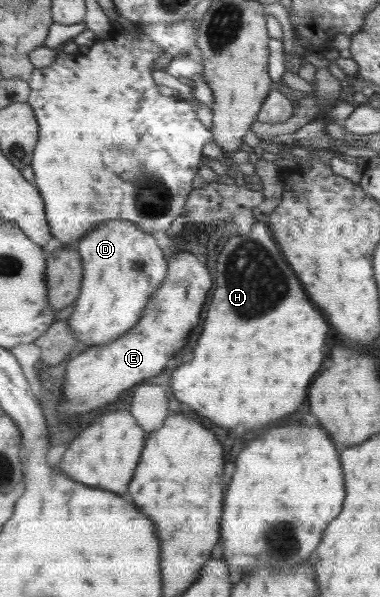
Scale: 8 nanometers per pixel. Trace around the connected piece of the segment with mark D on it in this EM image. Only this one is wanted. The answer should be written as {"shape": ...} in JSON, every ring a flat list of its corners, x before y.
{"shape":[[110,219,101,223,76,243,84,261,82,293,68,318,68,327,78,339,78,351,102,347,128,334,140,321,148,299,166,279,168,264,165,253,154,237,136,223,126,219]]}

